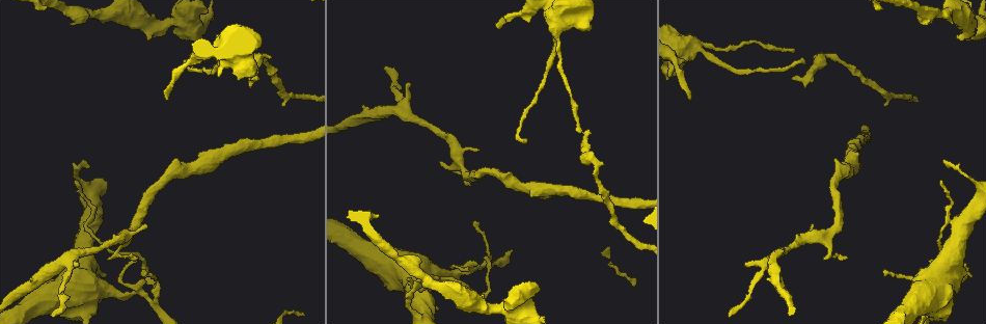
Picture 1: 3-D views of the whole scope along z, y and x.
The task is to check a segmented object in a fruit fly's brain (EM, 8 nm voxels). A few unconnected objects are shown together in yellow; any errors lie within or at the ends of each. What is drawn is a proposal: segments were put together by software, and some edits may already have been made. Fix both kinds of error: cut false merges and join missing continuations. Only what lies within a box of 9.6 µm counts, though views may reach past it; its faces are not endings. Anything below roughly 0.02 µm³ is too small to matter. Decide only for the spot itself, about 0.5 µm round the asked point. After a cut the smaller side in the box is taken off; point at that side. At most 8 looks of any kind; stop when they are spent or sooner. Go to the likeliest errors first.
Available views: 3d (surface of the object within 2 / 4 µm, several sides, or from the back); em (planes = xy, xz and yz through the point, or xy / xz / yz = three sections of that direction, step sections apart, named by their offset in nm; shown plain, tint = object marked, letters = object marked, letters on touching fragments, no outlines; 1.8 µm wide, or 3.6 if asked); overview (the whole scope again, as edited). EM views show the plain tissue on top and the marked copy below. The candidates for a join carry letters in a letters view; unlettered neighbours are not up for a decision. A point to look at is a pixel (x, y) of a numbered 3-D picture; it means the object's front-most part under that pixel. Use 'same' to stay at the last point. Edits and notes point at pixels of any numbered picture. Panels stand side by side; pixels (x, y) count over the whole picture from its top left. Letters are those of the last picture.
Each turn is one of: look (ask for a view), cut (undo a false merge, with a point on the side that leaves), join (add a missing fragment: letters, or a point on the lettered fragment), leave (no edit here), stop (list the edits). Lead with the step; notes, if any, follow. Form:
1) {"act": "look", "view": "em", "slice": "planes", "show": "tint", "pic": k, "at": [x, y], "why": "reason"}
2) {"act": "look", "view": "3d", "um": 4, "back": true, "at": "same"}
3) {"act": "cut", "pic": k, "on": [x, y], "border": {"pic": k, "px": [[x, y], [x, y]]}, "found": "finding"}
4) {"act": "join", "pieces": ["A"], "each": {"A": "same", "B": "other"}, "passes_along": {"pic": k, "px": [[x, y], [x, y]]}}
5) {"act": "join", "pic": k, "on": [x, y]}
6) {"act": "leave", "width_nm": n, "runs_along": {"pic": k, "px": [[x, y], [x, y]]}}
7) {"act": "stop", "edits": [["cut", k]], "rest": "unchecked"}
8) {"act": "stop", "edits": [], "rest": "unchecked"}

{"act": "look", "view": "em", "slice": "xy", "step": 4, "show": "tint", "pic": 1, "at": [688, 98], "why": "an open end"}

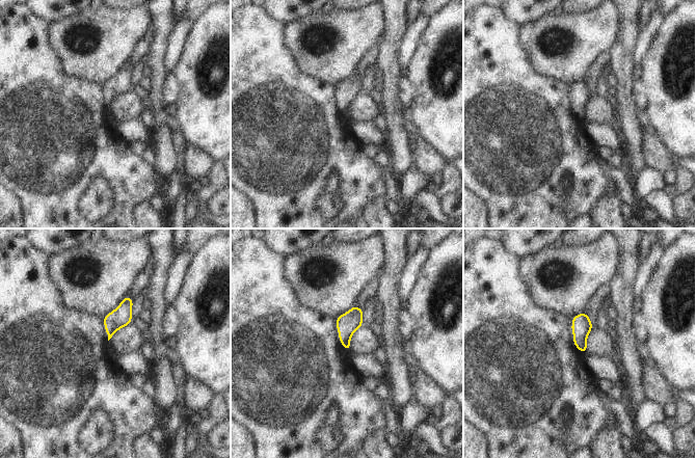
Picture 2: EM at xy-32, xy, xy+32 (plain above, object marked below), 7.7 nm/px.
{"act": "look", "view": "em", "slice": "planes", "show": "letters", "at": "same", "why": "another direction"}

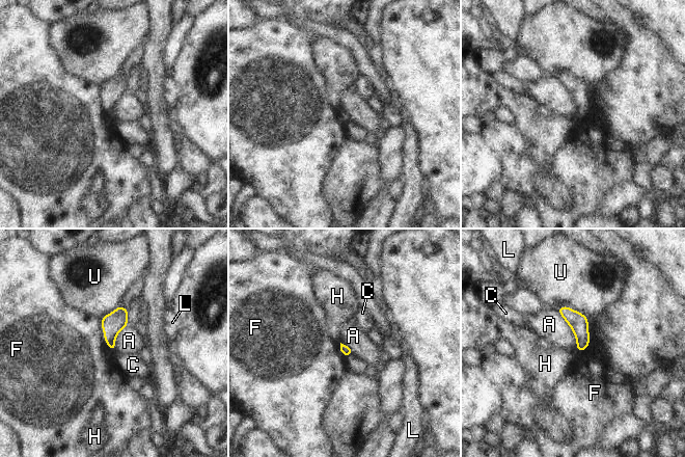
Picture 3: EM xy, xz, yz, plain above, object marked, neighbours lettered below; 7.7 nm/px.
{"act": "leave", "longest_contact_nm": ["A", 360], "each": {"A": "other", "C": "other", "F": "other", "H": "other", "L": "other", "U": "other"}, "found": "no lettered fragment goes on from it"}

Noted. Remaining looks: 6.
{"act": "look", "view": "3d", "um": 2, "pic": 1, "at": [483, 295], "why": "an open end"}

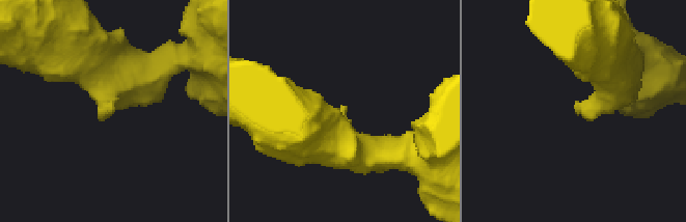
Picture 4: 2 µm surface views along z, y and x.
{"act": "look", "view": "em", "slice": "xz", "step": 8, "show": "tint", "pic": 4, "at": [347, 107]}

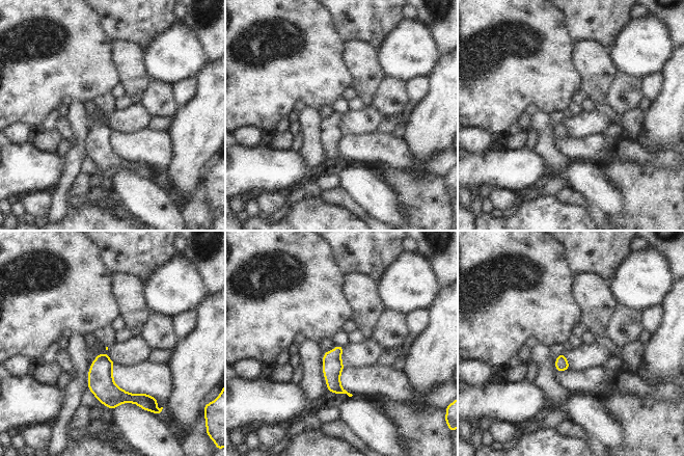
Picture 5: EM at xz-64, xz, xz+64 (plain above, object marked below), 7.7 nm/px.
{"act": "look", "view": "em", "slice": "planes", "show": "letters", "at": "same", "why": "another direction"}

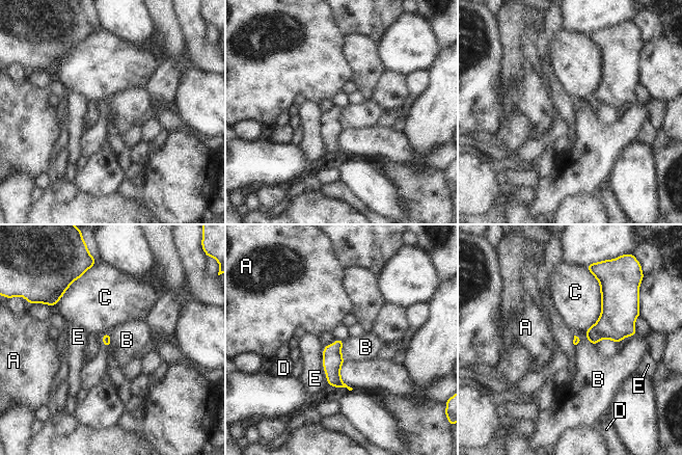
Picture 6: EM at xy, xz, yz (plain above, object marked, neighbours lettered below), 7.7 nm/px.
{"act": "leave", "each": {"A": "other", "B": "other", "C": "other", "D": "other", "E": "other"}, "found": "no lettered fragment goes on from it"}

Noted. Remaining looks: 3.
{"act": "look", "view": "em", "slice": "planes", "show": "letters", "pic": 1, "at": [255, 77], "why": "an open end"}

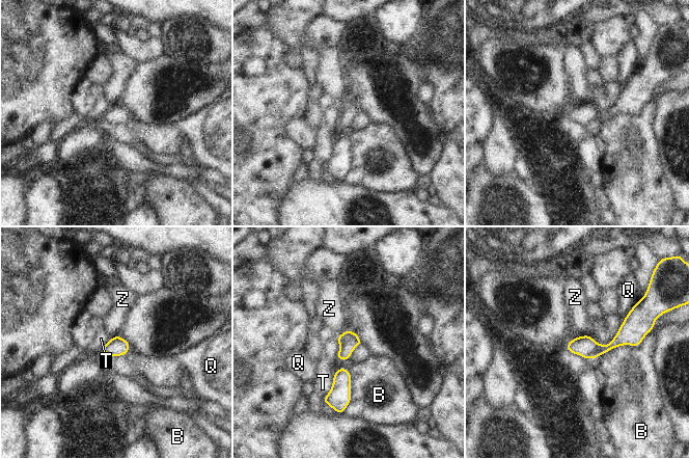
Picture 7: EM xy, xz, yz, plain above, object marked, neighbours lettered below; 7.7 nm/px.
{"act": "leave", "each": {"B": "other", "Q": "other", "T": "other", "Z": "other"}, "runs_along": {"pic": 7, "px": [[642, 331], [606, 348], [570, 347]]}, "found": "no lettered fragment goes on from it"}

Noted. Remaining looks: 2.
{"act": "stop", "edits": [], "rest": "unchecked"}

